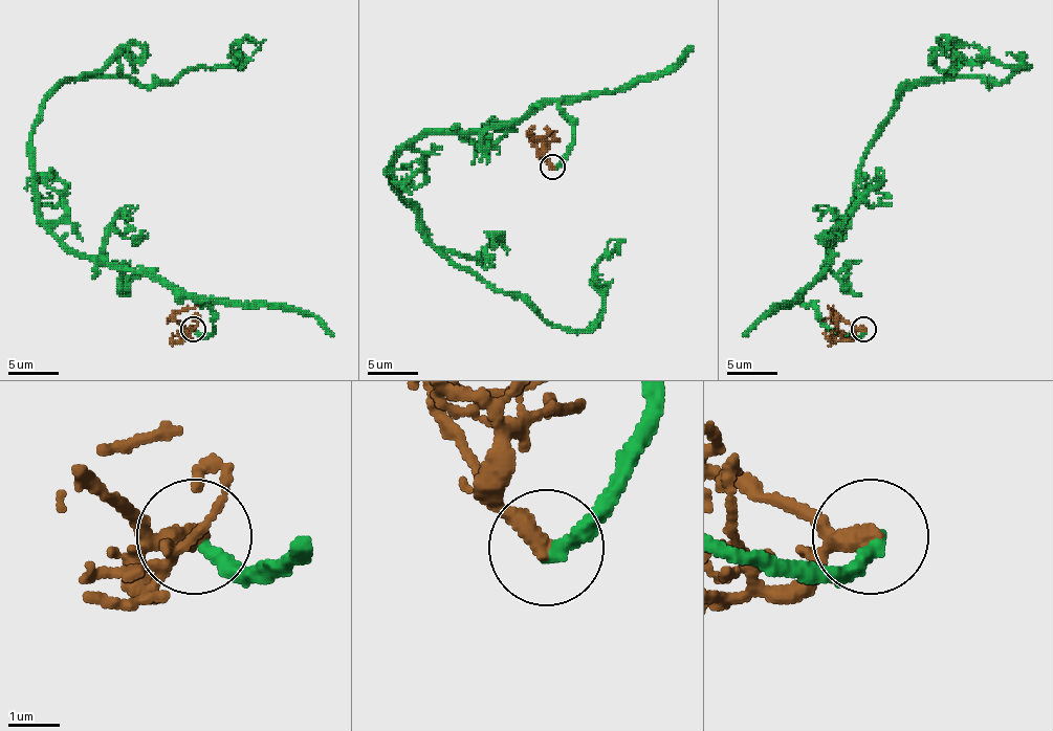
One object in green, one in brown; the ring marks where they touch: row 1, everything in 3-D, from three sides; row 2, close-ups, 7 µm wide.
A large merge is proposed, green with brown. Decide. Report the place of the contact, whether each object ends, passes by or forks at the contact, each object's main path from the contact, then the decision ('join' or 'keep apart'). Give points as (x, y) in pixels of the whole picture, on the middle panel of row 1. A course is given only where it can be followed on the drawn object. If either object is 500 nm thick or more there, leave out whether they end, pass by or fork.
at (552, 167); green ends there; brown ends there; green runs (552, 169), (572, 138), (554, 101), (423, 131), (391, 179), (452, 262), (562, 327), (597, 322), (612, 251); brown runs (552, 167), (531, 138), (556, 131); keep apart

